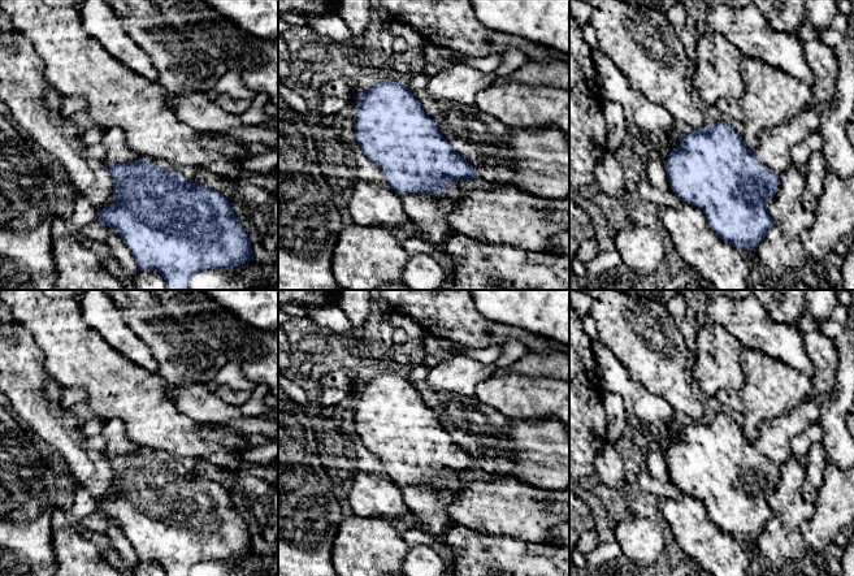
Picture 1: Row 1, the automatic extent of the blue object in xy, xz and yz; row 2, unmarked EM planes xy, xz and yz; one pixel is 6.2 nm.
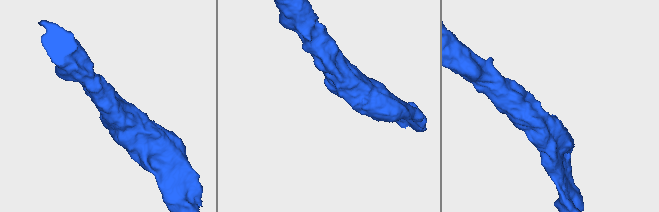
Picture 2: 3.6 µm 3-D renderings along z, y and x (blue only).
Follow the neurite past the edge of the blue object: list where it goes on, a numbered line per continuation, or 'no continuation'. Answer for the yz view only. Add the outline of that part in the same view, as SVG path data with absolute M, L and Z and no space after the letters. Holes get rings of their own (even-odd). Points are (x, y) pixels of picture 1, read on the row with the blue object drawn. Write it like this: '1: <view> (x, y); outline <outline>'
1: yz (774, 147); outline M833 99L809 108L777 127L760 130L758 146L753 151L754 156L777 177L781 176L793 165L790 148L810 134L818 133L820 116L832 101Z

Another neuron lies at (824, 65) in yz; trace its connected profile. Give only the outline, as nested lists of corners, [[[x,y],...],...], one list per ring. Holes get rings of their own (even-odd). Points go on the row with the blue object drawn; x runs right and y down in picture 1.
[[[810,40],[802,43],[802,46],[805,61],[814,74],[812,98],[809,104],[809,108],[812,108],[833,99],[840,66],[833,49],[822,42]]]

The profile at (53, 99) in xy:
[[[49,86],[49,90],[45,95],[45,104],[52,109],[60,109],[64,104],[65,98],[53,87]]]

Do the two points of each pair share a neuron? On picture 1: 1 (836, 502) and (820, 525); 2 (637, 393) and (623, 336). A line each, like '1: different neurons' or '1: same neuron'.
1: same neuron
2: different neurons

